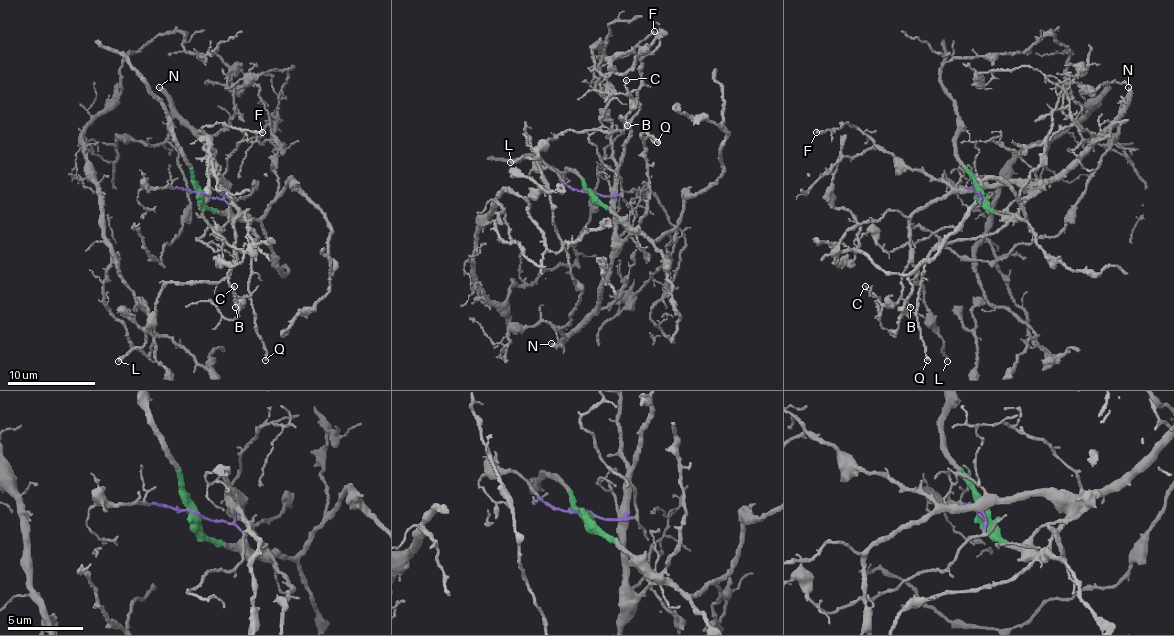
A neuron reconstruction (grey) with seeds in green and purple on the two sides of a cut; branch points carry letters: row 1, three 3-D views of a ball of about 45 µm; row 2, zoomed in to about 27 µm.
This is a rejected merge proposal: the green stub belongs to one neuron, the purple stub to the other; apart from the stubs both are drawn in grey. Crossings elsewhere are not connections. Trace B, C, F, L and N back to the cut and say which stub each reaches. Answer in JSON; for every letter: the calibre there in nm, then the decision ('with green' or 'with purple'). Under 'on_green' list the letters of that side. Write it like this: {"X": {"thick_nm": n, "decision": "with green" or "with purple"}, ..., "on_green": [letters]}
{"B": {"thick_nm": 130, "decision": "with purple"}, "C": {"thick_nm": 120, "decision": "with purple"}, "F": {"thick_nm": 200, "decision": "with purple"}, "L": {"thick_nm": 280, "decision": "with purple"}, "N": {"thick_nm": 340, "decision": "with purple"}, "on_green": []}

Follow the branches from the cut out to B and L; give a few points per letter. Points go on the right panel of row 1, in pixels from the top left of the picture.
B: (977, 193), (981, 197), (950, 193), (930, 199), (913, 215), (902, 299), (910, 307)
L: (977, 193), (981, 197), (950, 193), (930, 199), (910, 223), (910, 263), (924, 290), (928, 325), (948, 360)

